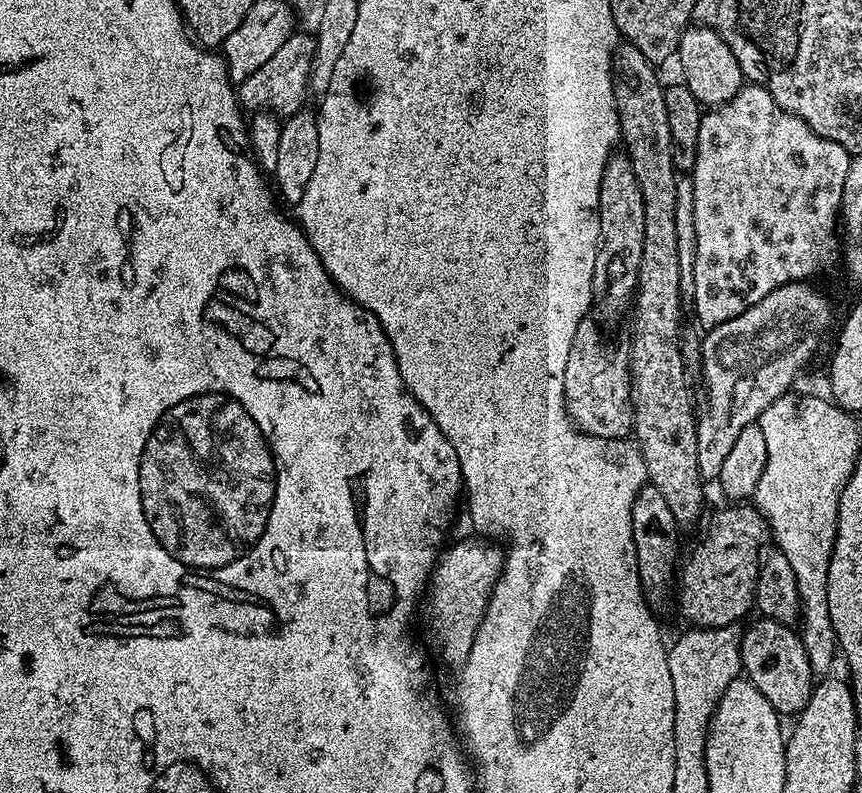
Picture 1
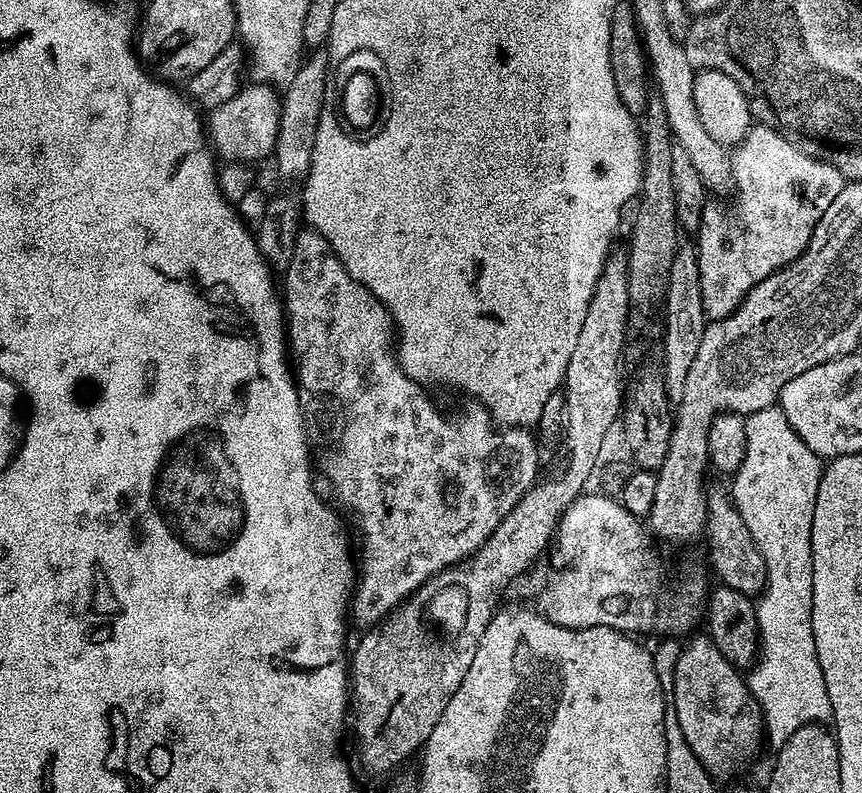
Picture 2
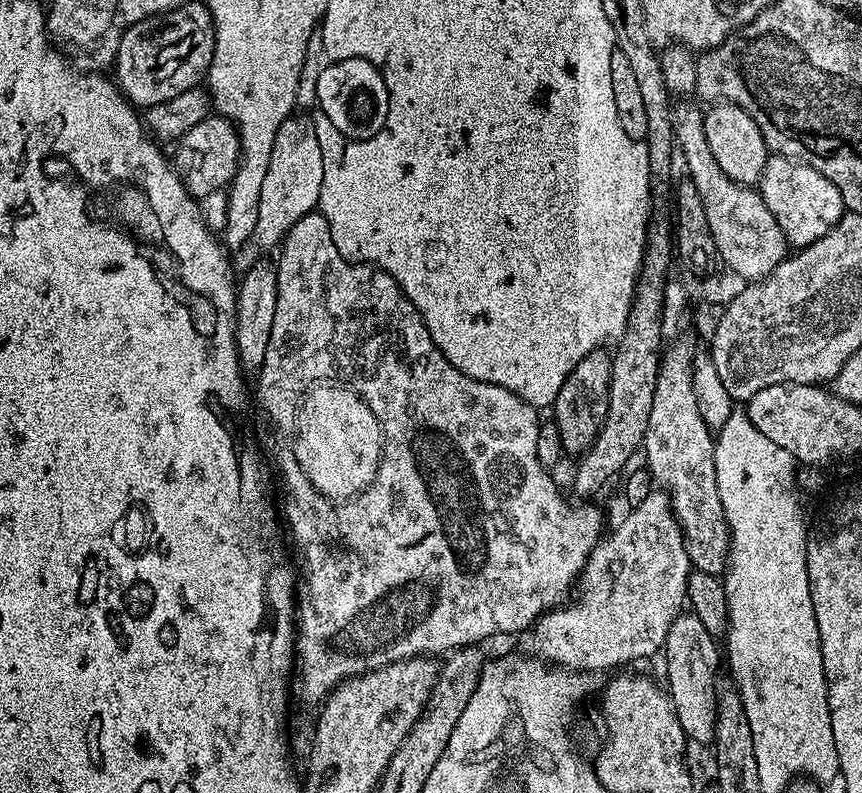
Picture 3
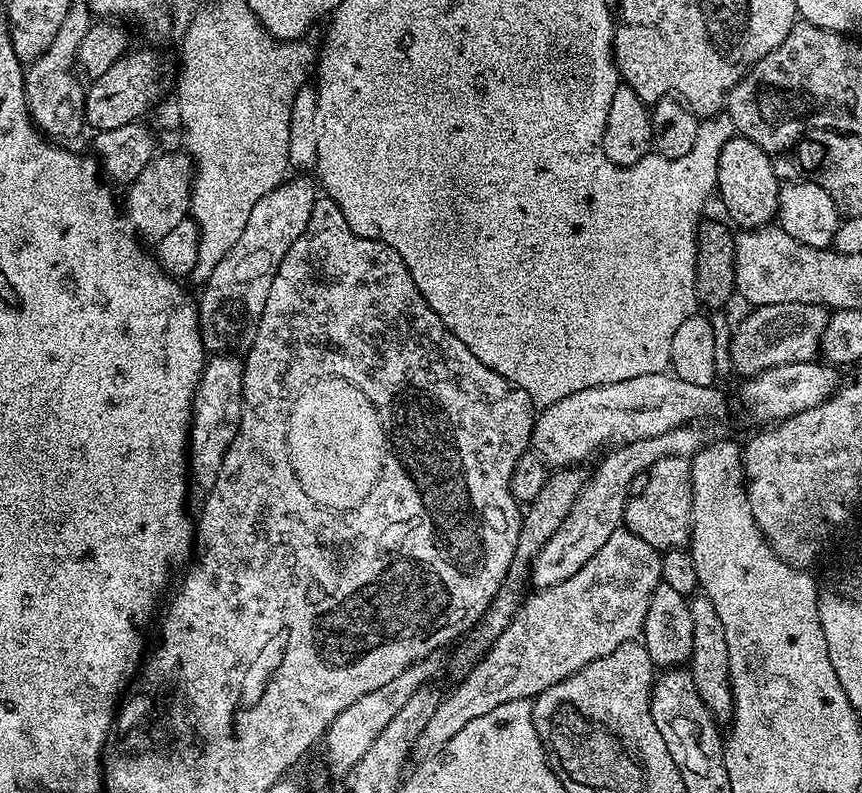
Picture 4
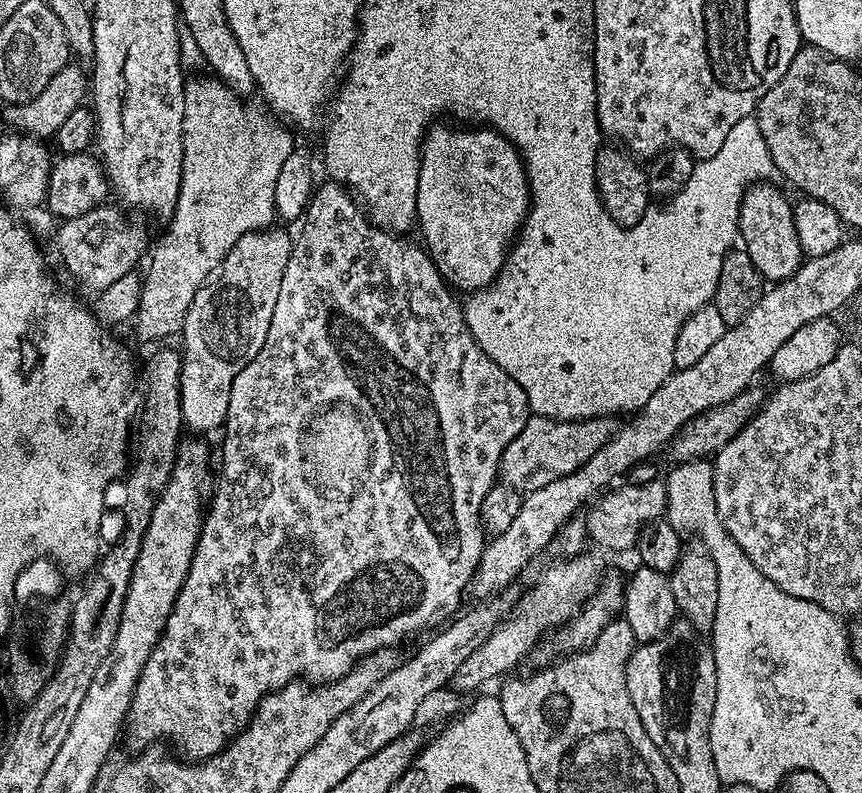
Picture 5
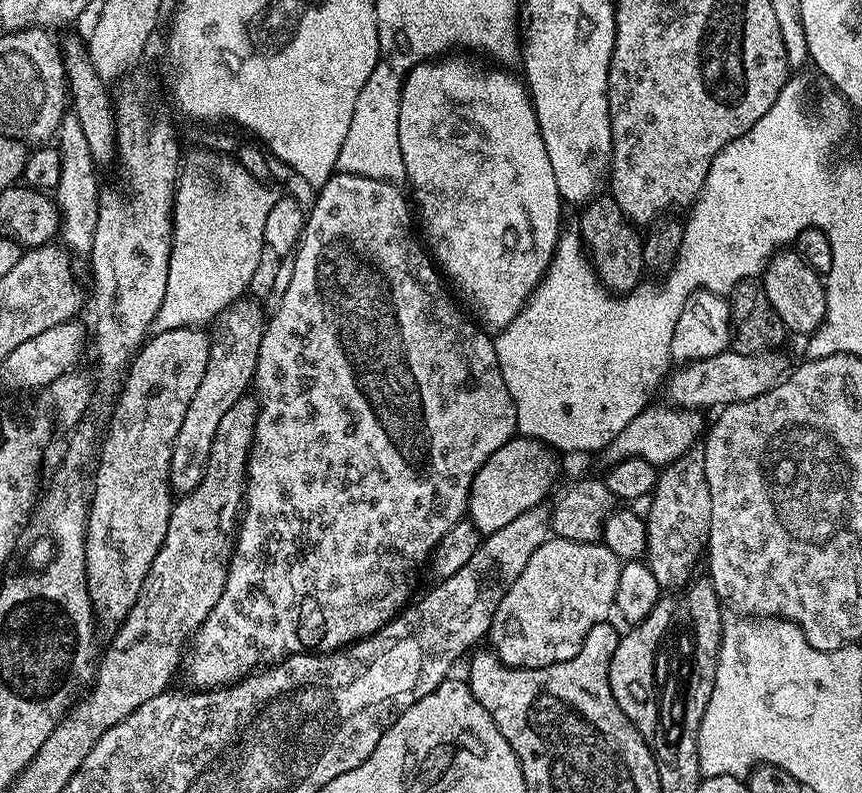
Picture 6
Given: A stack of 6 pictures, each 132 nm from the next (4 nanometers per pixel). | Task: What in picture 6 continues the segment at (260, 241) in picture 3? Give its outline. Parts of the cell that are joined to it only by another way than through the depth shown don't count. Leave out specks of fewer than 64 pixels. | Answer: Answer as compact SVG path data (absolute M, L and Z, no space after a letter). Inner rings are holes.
M249 298L234 301L229 308L223 308L210 328L210 358L208 369L202 382L198 382L198 394L182 418L182 430L174 442L174 454L170 458L170 484L173 493L193 492L202 482L206 462L210 458L210 446L214 446L214 434L218 434L218 422L226 415L226 410L238 402L249 391L256 374L258 350L266 327L266 312L259 303ZM213 327L213 328L212 328Z

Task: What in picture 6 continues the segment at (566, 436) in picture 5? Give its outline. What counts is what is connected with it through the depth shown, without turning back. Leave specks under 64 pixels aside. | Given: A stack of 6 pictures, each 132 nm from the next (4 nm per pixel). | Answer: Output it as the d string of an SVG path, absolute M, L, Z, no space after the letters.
M517 435L511 440L507 440L474 474L474 482L470 486L468 495L467 519L481 534L489 534L502 530L502 526L510 526L514 518L520 514L526 514L526 510L541 507L545 503L544 495L552 488L552 483L556 480L556 460L557 457L545 445L538 440L530 440L527 436Z

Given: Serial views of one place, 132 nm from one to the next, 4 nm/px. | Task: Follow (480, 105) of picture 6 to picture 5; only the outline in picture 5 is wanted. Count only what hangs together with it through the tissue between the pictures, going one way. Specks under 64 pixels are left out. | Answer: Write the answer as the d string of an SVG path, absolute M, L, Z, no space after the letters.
M436 122L429 127L420 145L416 224L418 225L418 232L420 228L421 234L424 235L423 247L436 264L436 269L440 271L440 275L444 277L445 281L453 289L466 288L466 292L471 294L479 289L488 287L489 284L493 284L496 281L496 275L504 268L504 262L508 259L508 253L519 233L520 227L524 225L524 219L528 217L528 205L530 203L528 175L524 169L524 160L521 158L519 150L502 133L488 126L456 126L460 128L447 128L446 125L440 123L444 122Z

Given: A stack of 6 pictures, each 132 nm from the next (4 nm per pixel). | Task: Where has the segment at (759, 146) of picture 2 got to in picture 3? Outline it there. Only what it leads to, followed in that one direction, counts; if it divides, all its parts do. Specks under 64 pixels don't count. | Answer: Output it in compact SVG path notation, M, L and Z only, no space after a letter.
M769 155L764 172L760 175L758 191L770 214L774 214L778 226L784 231L789 245L796 250L822 238L822 234L829 232L846 211L842 194L838 194L838 186L834 186L830 178L818 174L818 170L808 164L788 160L784 156Z

